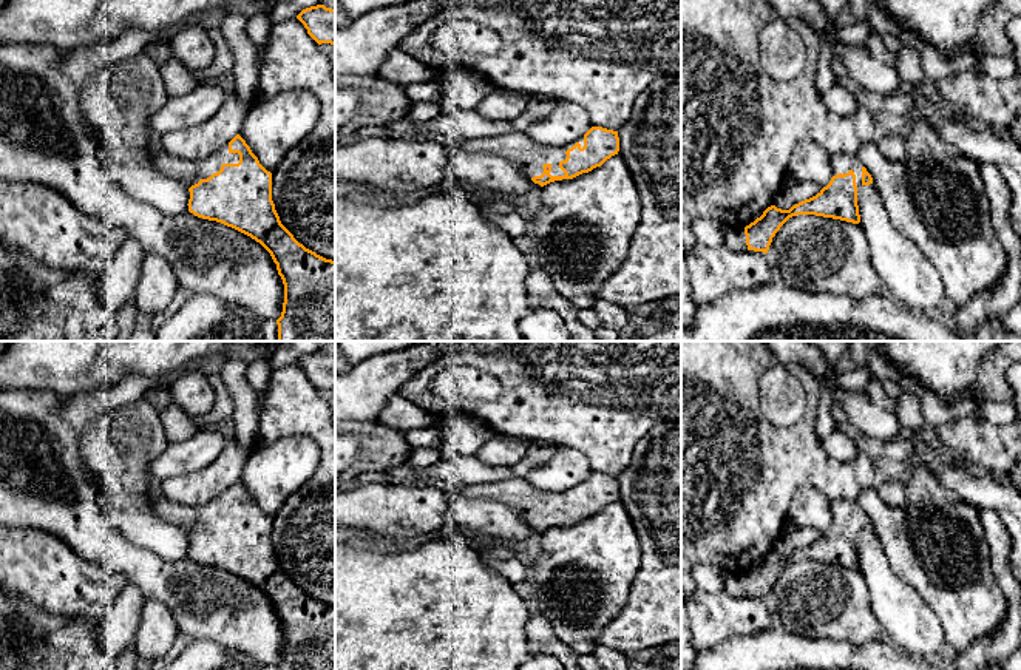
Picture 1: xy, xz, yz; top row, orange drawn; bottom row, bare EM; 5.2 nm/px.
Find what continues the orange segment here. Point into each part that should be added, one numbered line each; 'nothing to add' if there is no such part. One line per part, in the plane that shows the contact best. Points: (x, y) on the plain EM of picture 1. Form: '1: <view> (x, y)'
1: xz (518, 493)

